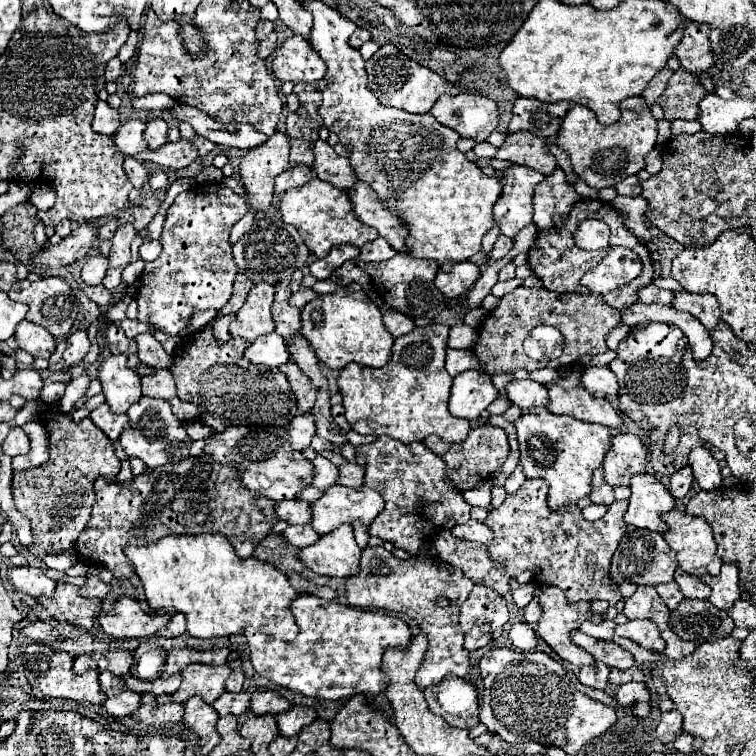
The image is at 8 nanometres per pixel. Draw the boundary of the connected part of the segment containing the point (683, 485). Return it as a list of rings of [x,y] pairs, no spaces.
[[[684,466],[684,468],[680,468],[672,478],[670,478],[670,494],[674,496],[674,498],[682,498],[688,490],[690,490],[690,486],[692,486],[692,468],[690,466]]]

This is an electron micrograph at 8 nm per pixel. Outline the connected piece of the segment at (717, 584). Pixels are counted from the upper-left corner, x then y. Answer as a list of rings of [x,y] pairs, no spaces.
[[[722,564],[722,570],[718,576],[702,576],[702,580],[712,588],[712,594],[708,600],[720,610],[730,610],[734,602],[740,598],[736,564]]]

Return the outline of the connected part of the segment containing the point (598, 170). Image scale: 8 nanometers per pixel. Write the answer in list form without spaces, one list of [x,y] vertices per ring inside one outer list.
[[[630,96],[622,100],[620,112],[622,112],[620,120],[608,126],[608,124],[600,124],[590,108],[574,104],[564,116],[562,128],[558,132],[556,138],[558,146],[562,146],[570,154],[574,172],[580,178],[584,178],[586,184],[592,188],[614,186],[626,176],[642,170],[646,154],[656,144],[656,136],[658,136],[656,118],[652,116],[650,106],[642,96]]]

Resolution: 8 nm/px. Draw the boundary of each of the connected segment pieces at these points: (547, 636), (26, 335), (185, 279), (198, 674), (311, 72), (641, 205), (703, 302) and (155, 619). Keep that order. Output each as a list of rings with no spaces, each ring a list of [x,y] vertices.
[[[536,584],[536,588],[534,588],[534,598],[538,598],[540,608],[542,608],[542,618],[540,618],[538,626],[536,626],[536,634],[538,634],[542,640],[546,640],[546,644],[548,644],[562,660],[566,660],[566,662],[570,662],[570,664],[574,664],[574,666],[594,664],[594,658],[592,658],[588,652],[584,652],[582,648],[574,646],[572,640],[570,640],[570,632],[572,632],[574,628],[578,628],[578,626],[590,616],[590,612],[592,612],[590,602],[578,602],[578,604],[572,606],[572,604],[566,602],[562,590],[558,590],[556,586],[542,586],[542,584]]]
[[[22,320],[16,326],[14,338],[16,338],[18,348],[30,352],[34,358],[48,360],[50,354],[56,350],[54,336],[50,336],[42,326],[38,326],[34,322],[28,322],[28,320]]]
[[[200,184],[176,196],[174,204],[166,212],[164,230],[160,236],[162,254],[154,262],[146,262],[144,274],[140,276],[140,290],[136,296],[138,302],[137,319],[144,323],[156,324],[168,336],[180,336],[188,326],[194,312],[200,310],[220,310],[232,296],[234,276],[238,272],[232,260],[232,246],[228,244],[230,228],[248,212],[246,200],[224,184]]]
[[[190,664],[182,674],[182,684],[174,694],[156,696],[158,704],[166,702],[186,702],[192,696],[200,696],[206,704],[212,704],[222,692],[226,678],[230,676],[230,668],[224,666],[208,666],[208,664]]]
[[[302,36],[288,38],[276,52],[270,62],[270,68],[278,80],[296,82],[318,82],[326,74],[326,64],[314,52],[308,40]]]
[[[632,196],[632,198],[616,198],[612,200],[612,206],[620,212],[626,214],[626,226],[634,236],[638,236],[642,242],[650,240],[648,226],[646,226],[646,200],[642,196]]]
[[[682,290],[674,296],[672,306],[678,312],[690,312],[708,330],[714,330],[720,322],[720,308],[718,308],[718,302],[712,294],[690,294],[690,292]]]
[[[120,598],[116,606],[98,616],[102,630],[114,638],[146,638],[170,622],[166,614],[148,614],[136,598]]]

